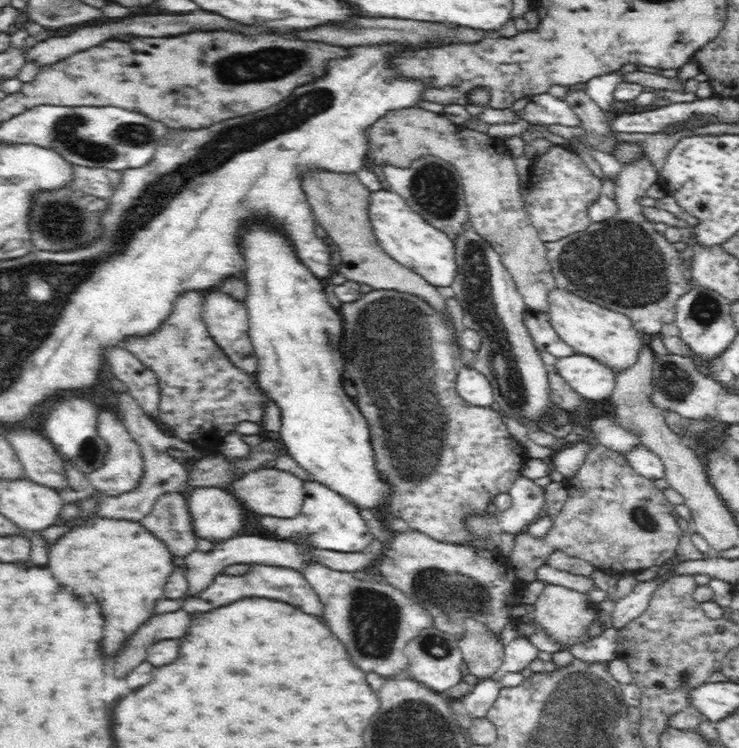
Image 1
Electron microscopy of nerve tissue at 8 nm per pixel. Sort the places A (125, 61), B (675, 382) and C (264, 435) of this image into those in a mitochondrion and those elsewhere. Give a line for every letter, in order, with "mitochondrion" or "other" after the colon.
A: other
B: mitochondrion
C: other

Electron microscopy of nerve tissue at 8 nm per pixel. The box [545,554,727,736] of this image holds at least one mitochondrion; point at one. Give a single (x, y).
(686, 677)

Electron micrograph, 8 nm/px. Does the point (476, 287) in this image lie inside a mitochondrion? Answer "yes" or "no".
yes

